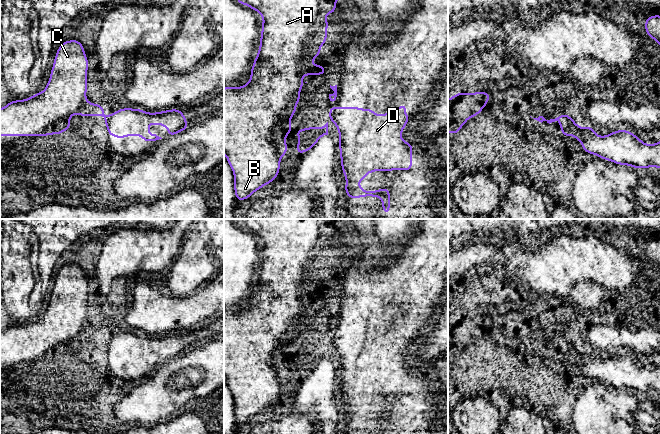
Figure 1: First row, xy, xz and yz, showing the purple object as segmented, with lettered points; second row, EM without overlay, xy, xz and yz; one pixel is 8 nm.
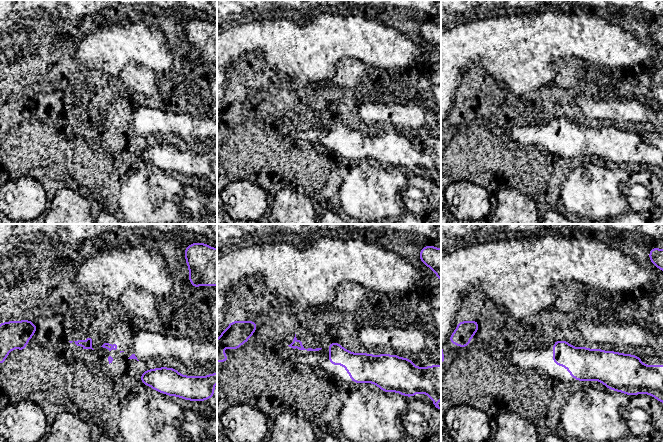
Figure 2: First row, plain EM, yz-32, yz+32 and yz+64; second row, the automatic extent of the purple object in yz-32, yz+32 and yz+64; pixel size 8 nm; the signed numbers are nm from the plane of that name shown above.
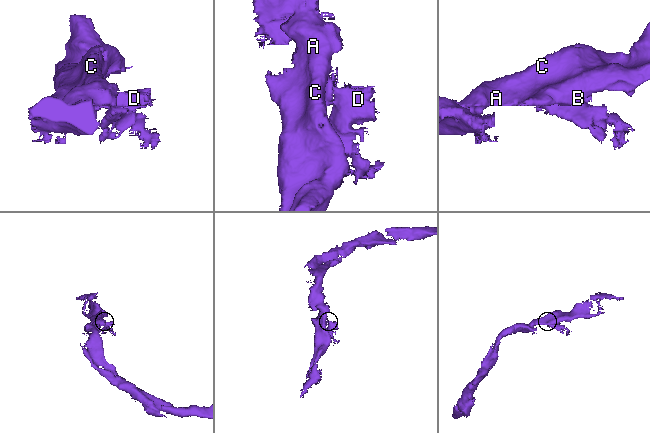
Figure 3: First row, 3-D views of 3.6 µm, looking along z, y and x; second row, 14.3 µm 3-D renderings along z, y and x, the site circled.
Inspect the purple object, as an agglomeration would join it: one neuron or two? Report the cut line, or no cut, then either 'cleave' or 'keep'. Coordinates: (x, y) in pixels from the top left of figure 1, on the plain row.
cut in yz along (575, 347), (570, 345), (561, 356); cleave

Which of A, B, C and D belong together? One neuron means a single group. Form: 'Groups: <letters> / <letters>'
Groups: A B C / D

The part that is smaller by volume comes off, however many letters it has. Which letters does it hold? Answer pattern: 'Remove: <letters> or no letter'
Remove: D

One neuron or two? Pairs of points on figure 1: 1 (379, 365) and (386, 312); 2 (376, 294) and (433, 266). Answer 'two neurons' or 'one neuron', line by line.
1: one neuron
2: two neurons

